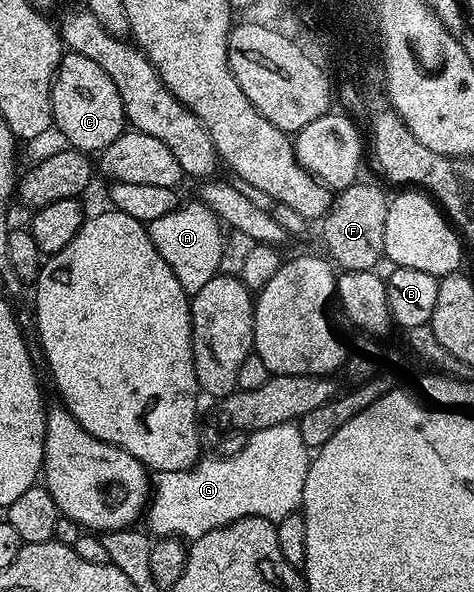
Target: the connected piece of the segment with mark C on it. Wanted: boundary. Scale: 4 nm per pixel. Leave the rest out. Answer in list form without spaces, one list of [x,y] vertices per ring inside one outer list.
[[[75,51],[63,54],[58,72],[54,75],[50,100],[54,127],[62,130],[62,135],[70,142],[67,144],[71,148],[100,153],[127,130],[124,105],[116,85],[112,85],[112,77],[108,77],[108,73],[104,73],[96,61],[88,61],[88,57]]]

